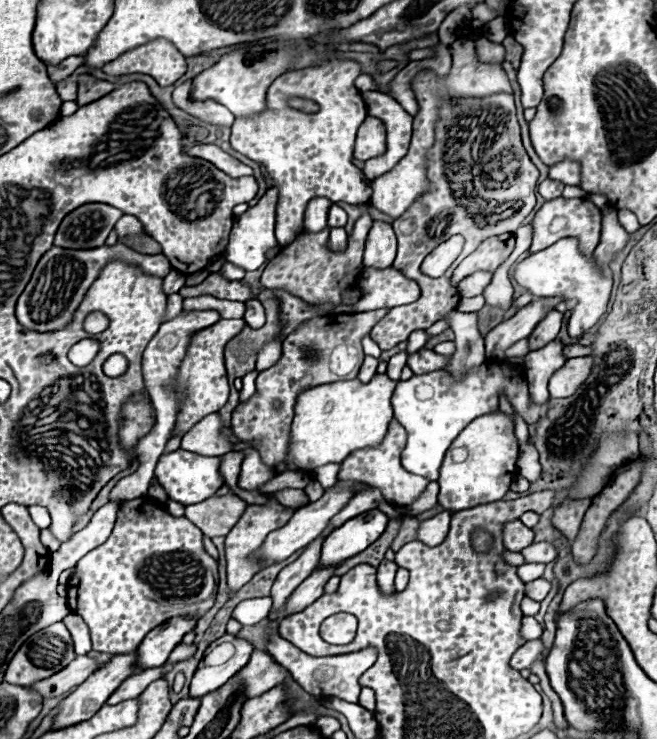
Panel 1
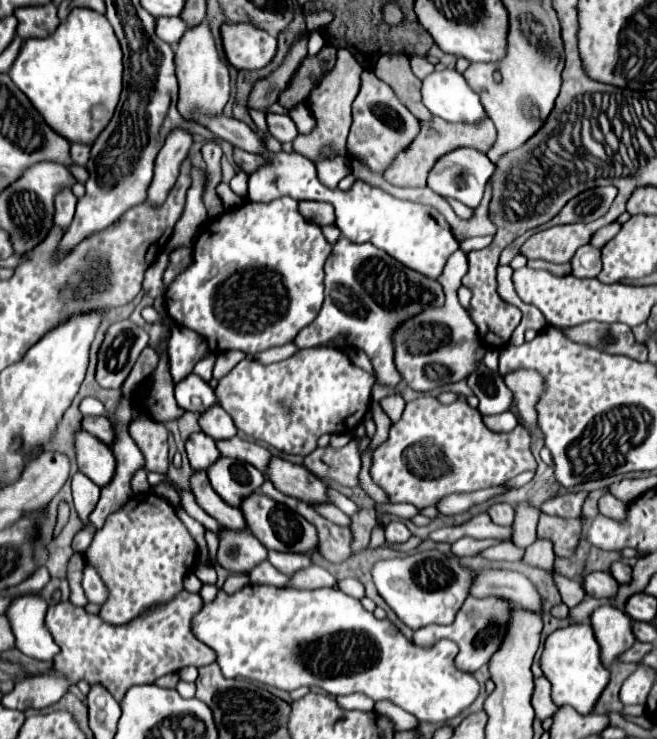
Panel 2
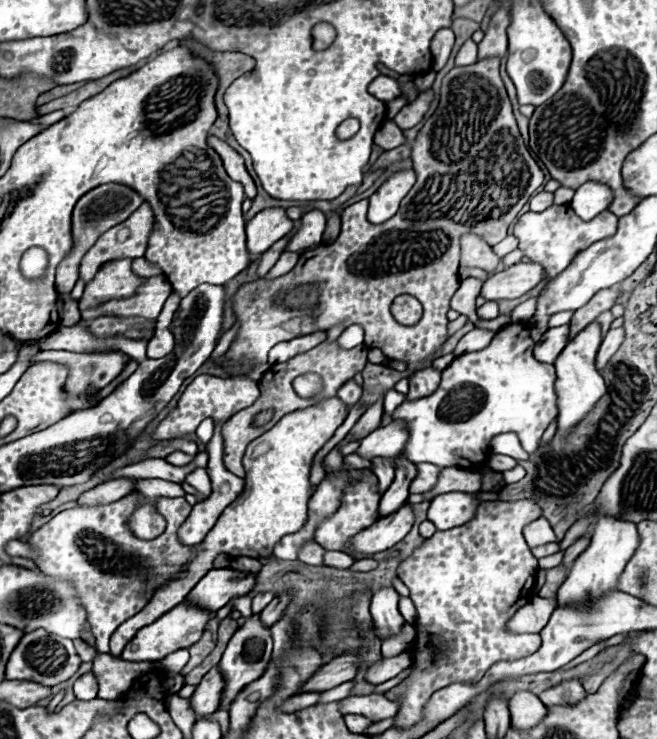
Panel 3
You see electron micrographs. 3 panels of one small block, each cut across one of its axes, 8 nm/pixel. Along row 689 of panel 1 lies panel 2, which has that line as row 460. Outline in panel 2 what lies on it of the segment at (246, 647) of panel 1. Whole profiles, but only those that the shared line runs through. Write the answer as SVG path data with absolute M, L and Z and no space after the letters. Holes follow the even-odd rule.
M198 434L194 436L188 444L186 444L186 454L190 460L192 470L208 470L218 458L220 458L220 450L216 448L216 440L212 440L210 436Z

